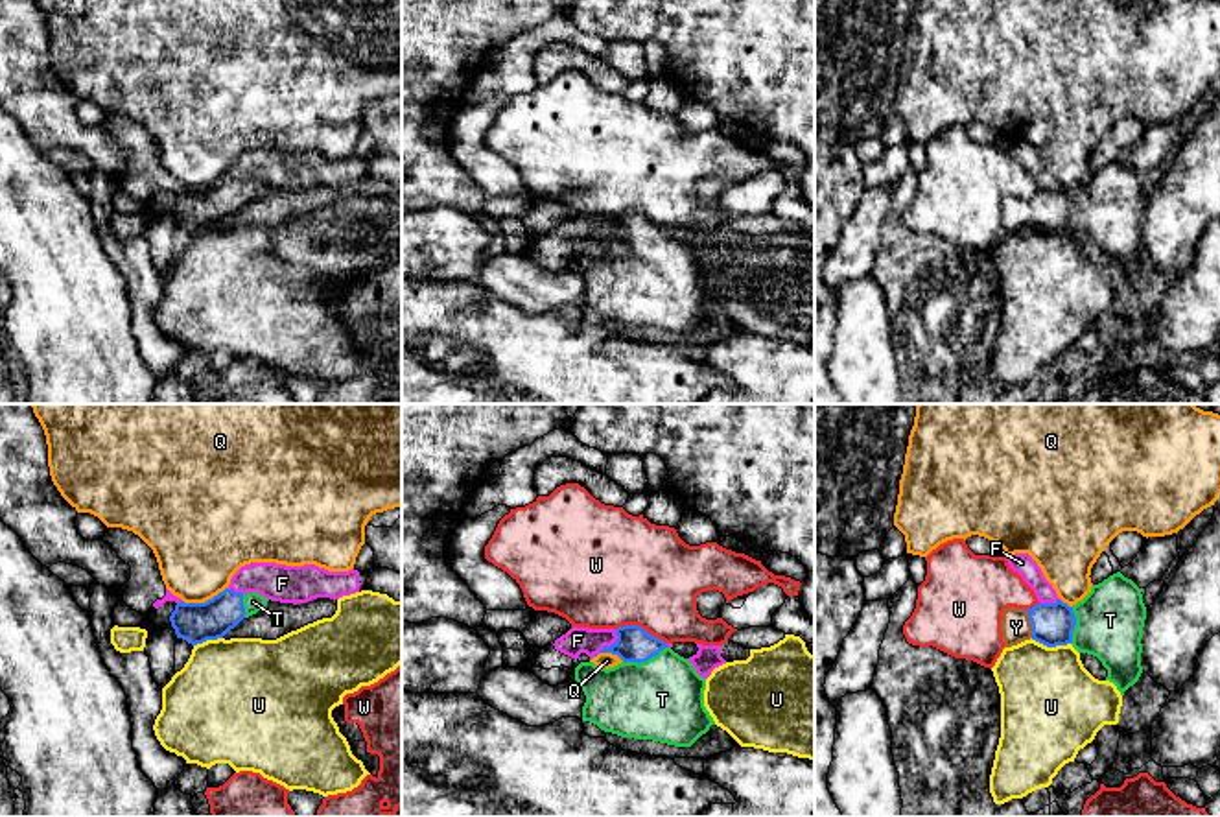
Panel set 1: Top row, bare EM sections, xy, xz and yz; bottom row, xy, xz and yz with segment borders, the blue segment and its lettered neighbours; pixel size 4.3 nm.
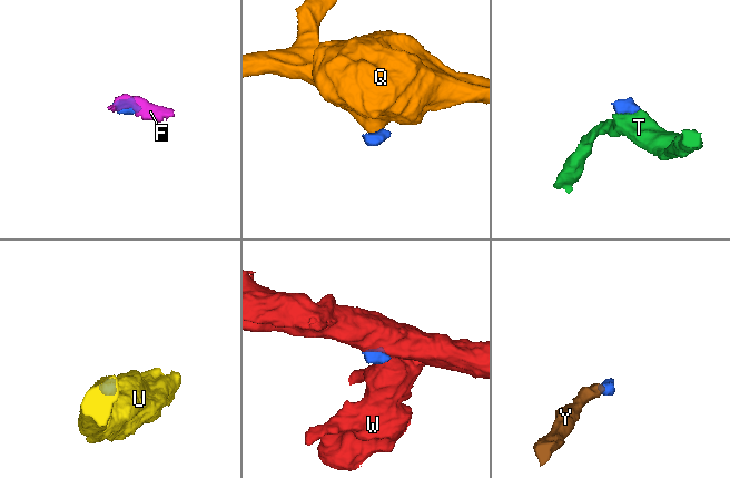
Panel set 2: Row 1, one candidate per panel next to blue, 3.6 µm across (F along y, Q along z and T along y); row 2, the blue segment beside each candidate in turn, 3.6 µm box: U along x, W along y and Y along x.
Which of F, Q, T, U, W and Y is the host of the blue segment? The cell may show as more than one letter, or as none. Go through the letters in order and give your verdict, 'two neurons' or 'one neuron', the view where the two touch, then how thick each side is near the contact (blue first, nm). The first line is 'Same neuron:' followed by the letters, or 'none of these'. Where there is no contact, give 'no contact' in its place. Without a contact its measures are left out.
Same neuron: T, Y
F: two neurons; meets blue in xz; 160 nm thick on the blue side, 120 nm on the other
Q: two neurons; meets blue in xy; 180 nm thick on the blue side, 400 nm on the other
T: one neuron; meets blue in xz; 160 nm thick on the blue side, 360 nm on the other
U: two neurons; meets blue in yz; 190 nm thick on the blue side, 440 nm on the other
W: two neurons; meets blue in xz; 160 nm thick on the blue side, 460 nm on the other
Y: one neuron; meets blue in yz; 190 nm thick on the blue side, 130 nm on the other

